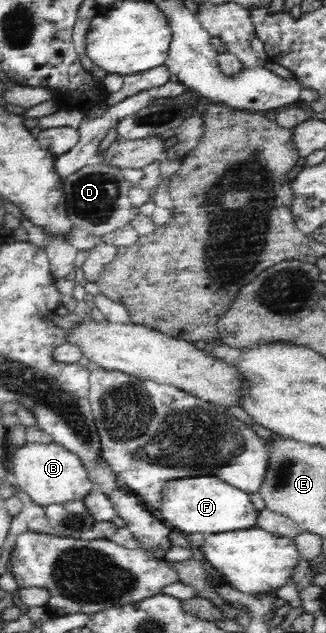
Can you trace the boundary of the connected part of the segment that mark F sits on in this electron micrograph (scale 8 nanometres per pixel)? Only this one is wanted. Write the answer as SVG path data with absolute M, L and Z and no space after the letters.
M211 474L166 480L161 487L160 515L164 524L186 536L192 533L222 533L246 529L256 523L257 509L249 494Z

